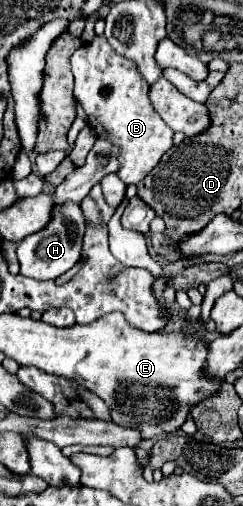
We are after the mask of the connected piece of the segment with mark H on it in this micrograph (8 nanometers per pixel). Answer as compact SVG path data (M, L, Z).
M68 203L68 207L54 207L52 223L28 239L22 239L18 243L18 261L20 261L20 273L38 281L58 279L62 273L72 269L76 261L80 259L80 247L84 237L84 215L82 209L76 203Z

